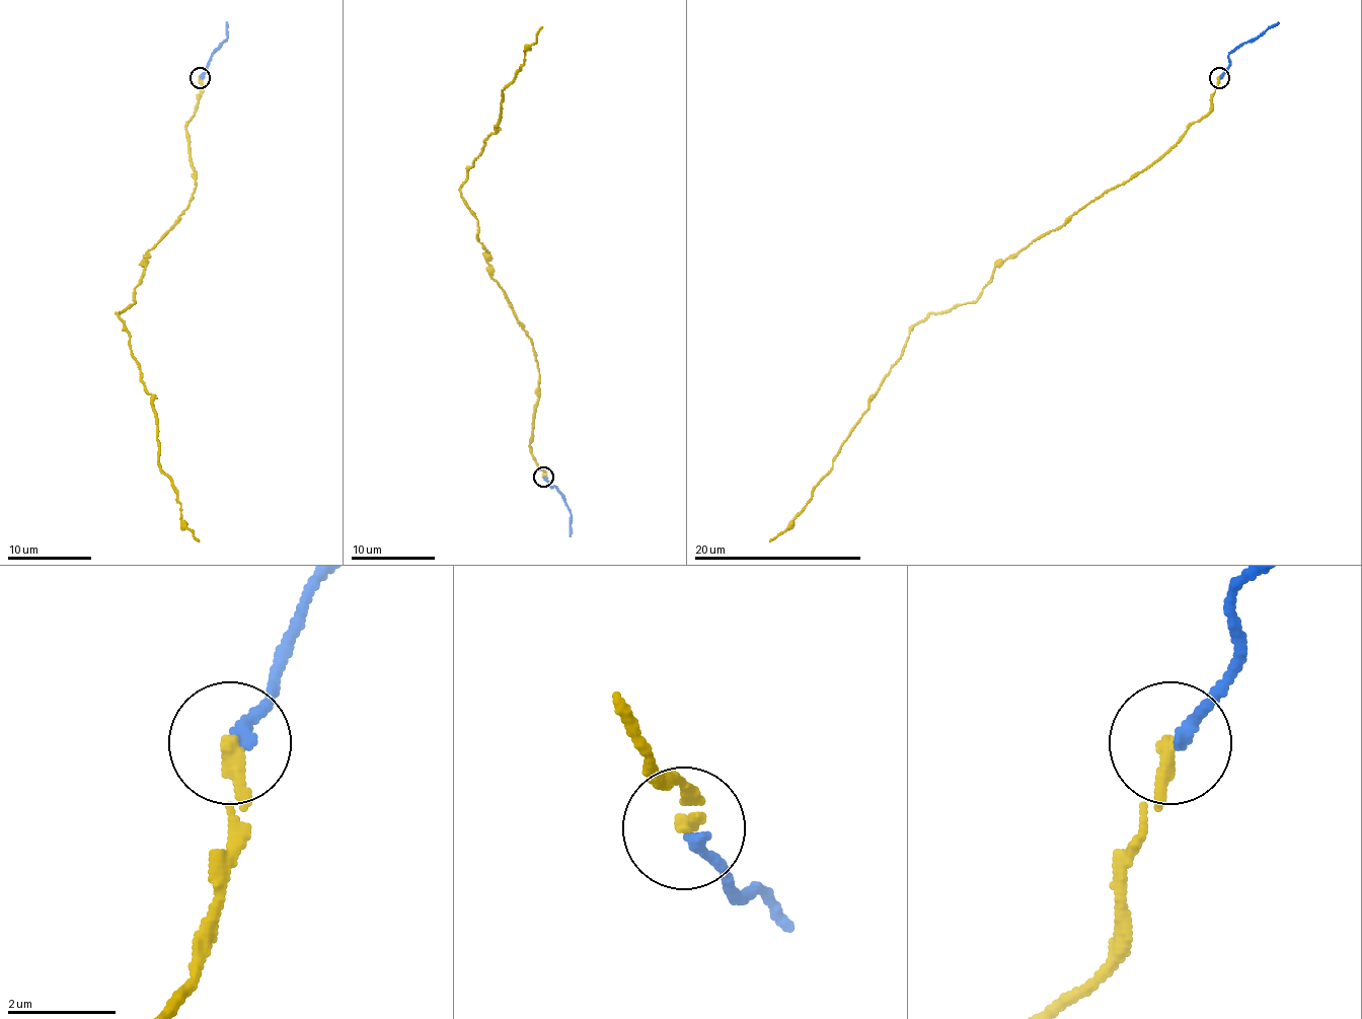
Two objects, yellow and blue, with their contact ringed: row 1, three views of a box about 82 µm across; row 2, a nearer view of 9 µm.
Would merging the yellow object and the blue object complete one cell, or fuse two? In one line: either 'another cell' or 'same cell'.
same cell

